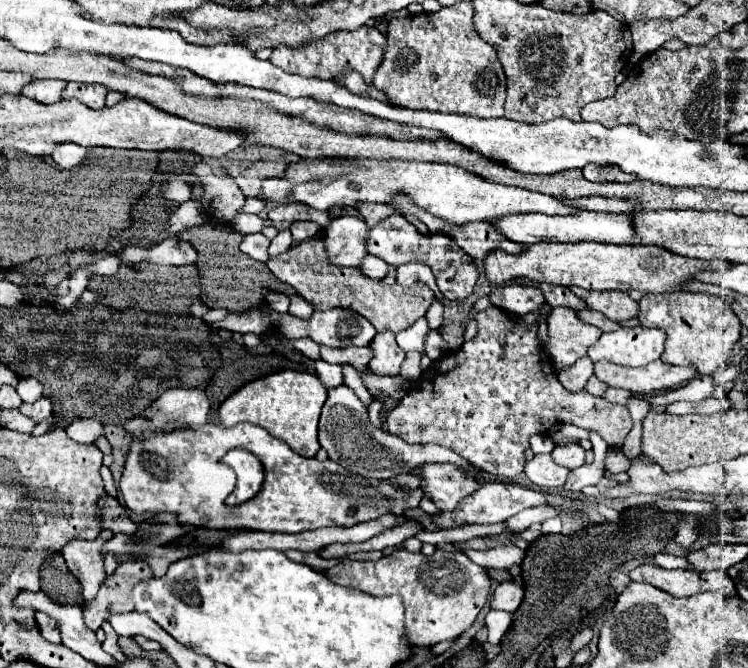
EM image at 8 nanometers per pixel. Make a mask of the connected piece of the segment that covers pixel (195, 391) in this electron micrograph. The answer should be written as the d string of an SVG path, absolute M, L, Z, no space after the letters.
M171 388L165 390L143 416L151 418L153 428L179 428L203 426L211 410L209 396L201 388Z

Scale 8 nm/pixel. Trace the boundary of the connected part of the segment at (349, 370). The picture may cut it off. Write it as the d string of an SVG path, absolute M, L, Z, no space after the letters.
M341 366L341 370L343 370L343 382L359 396L359 400L365 404L365 408L369 408L371 402L373 402L373 396L369 394L369 390L365 386L363 376L365 374L371 374L371 370L369 368L355 370L355 366Z

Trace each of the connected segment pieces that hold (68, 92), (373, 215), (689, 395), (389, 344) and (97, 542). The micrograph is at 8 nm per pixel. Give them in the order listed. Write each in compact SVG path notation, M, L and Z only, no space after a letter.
M67 84L63 90L63 98L77 98L89 108L103 108L105 106L107 90L99 84Z
M359 202L357 212L363 216L363 220L365 220L369 226L377 224L379 220L383 220L383 218L387 218L387 216L391 216L391 214L403 214L403 212L395 210L395 208L387 208L387 206L383 206L383 204L375 206L375 204L367 204L367 202L363 202L363 204Z
M695 376L685 386L675 388L675 390L669 390L669 392L663 392L663 394L649 396L647 400L653 406L667 406L667 404L673 404L677 400L701 402L701 400L713 396L713 392L715 392L715 380L713 380L713 376Z
M385 330L385 332L379 332L371 340L369 348L373 352L373 358L371 358L369 366L371 366L371 370L375 374L381 374L381 376L395 376L395 374L399 374L399 366L401 366L405 354L397 346L395 336L397 334L391 334L391 330Z
M101 530L101 534L93 542L73 538L61 550L61 554L65 556L65 562L67 562L69 570L83 584L83 598L85 600L93 600L97 596L97 590L99 590L101 582L105 580L101 546L111 536L113 536L111 530Z

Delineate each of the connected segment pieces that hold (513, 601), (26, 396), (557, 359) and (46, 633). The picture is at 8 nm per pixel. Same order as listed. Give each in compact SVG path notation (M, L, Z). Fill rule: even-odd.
M503 582L493 592L491 608L493 610L515 612L519 608L519 602L523 602L523 588L515 582Z
M21 378L17 384L17 392L23 398L23 402L33 402L43 394L43 386L35 378Z
M553 308L549 324L547 354L555 368L567 368L579 358L587 356L587 350L601 338L601 330L589 326L577 318L577 312L567 308Z
M35 612L35 620L37 620L37 626L39 626L41 636L43 636L47 642L53 642L53 644L59 644L59 642L61 642L59 628L55 626L55 620L53 620L53 618L49 618L49 616L43 614L43 612Z

